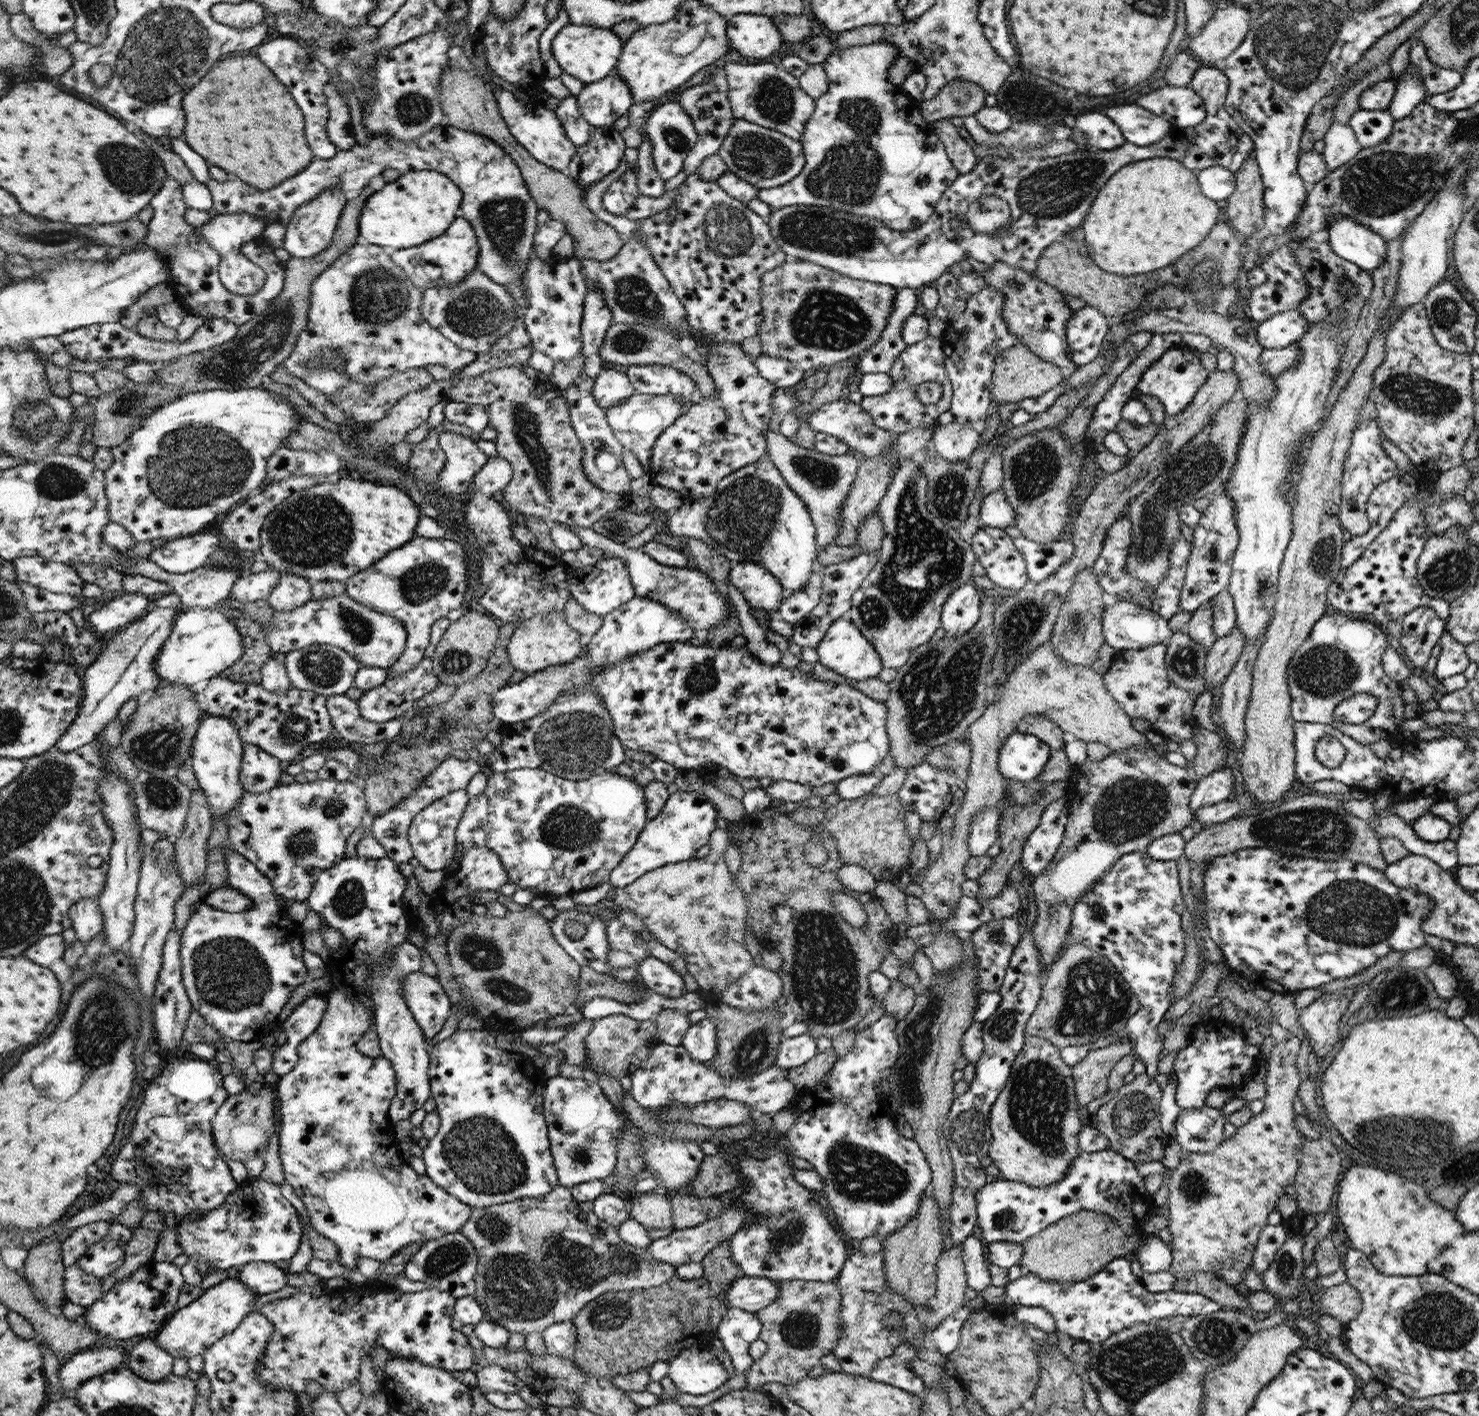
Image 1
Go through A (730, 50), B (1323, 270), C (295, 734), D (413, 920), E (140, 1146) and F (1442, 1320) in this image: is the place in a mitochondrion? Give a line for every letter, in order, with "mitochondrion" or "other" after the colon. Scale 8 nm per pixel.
A: other
B: other
C: mitochondrion
D: other
E: other
F: mitochondrion

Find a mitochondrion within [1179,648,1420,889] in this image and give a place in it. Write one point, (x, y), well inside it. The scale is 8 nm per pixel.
(1315, 830)

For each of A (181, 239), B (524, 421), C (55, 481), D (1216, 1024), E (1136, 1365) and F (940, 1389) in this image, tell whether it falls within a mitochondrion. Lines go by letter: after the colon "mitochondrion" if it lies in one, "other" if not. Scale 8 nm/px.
A: other
B: mitochondrion
C: mitochondrion
D: other
E: mitochondrion
F: other

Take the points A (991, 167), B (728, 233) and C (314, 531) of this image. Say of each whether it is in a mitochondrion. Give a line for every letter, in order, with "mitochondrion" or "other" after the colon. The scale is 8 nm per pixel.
A: other
B: mitochondrion
C: mitochondrion

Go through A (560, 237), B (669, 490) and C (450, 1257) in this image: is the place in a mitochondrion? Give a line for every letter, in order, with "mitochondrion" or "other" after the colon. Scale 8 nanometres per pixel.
A: other
B: other
C: mitochondrion

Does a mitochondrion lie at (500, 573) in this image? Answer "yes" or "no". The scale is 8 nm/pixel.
no

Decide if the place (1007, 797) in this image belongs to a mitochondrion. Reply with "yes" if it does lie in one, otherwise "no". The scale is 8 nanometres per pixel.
no

